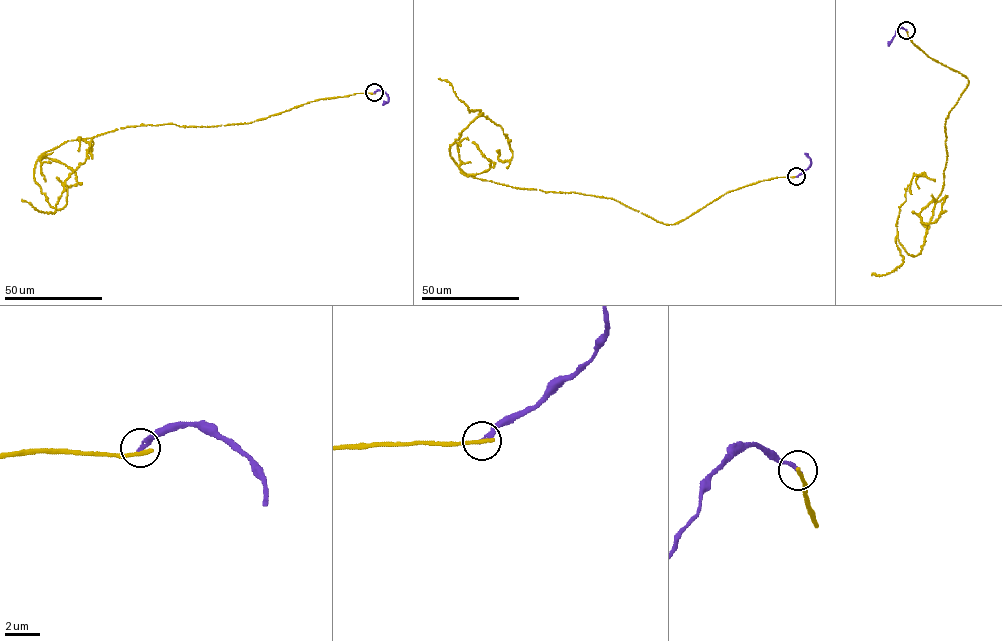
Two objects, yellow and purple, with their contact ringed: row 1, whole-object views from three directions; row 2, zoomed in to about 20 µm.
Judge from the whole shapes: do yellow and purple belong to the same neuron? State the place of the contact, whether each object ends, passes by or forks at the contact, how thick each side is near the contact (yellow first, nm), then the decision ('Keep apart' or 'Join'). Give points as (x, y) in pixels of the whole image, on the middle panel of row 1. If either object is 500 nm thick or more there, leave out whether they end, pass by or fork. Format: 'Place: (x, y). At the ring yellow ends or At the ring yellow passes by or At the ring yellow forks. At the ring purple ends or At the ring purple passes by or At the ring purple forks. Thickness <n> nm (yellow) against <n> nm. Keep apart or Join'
Place: (796, 176). At the ring yellow ends. At the ring purple ends. Thickness 280 nm (yellow) against 260 nm. Keep apart

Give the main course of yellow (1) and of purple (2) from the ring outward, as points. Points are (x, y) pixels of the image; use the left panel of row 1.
1: (374, 93), (248, 123), (68, 140), (34, 169), (58, 209), (94, 144), (79, 137), (78, 151)
2: (374, 92), (381, 90), (386, 94), (388, 101), (382, 104)

